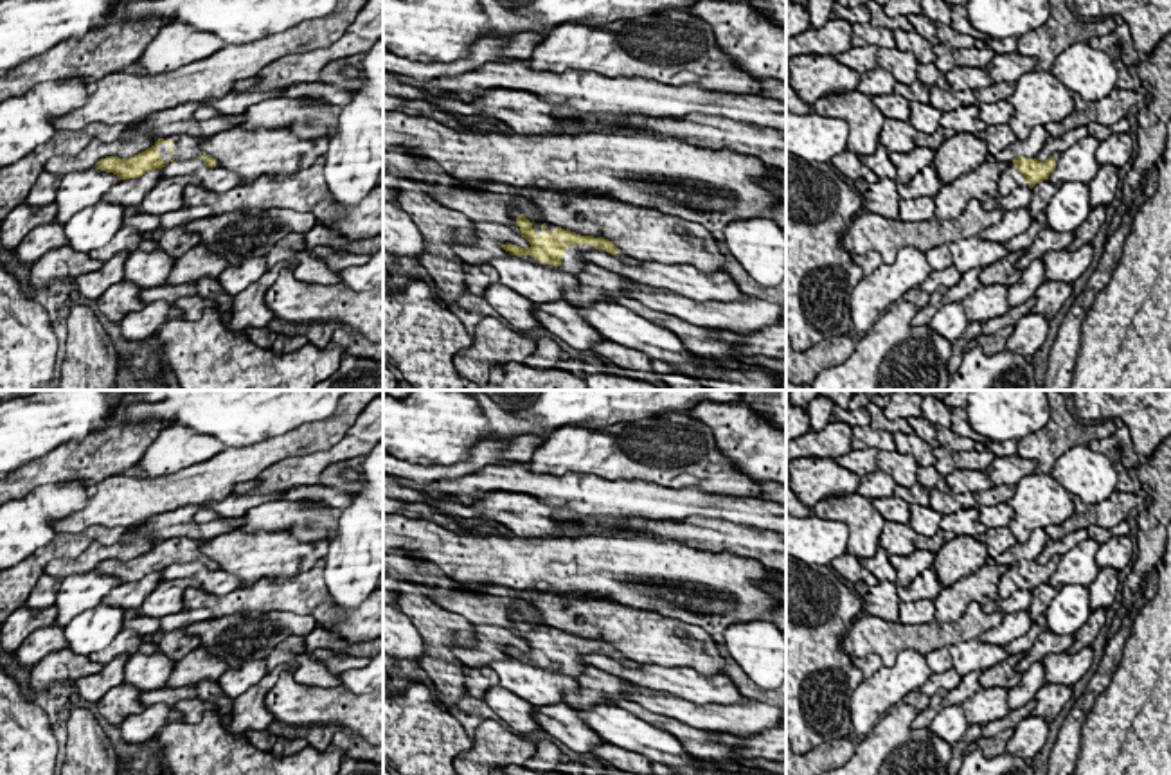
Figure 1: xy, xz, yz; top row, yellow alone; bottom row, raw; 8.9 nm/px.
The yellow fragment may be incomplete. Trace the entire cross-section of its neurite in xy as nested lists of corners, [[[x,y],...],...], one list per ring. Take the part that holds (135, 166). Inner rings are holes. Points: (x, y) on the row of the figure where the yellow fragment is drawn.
[[[173,135],[158,138],[149,149],[130,158],[101,158],[94,167],[113,173],[121,180],[140,178],[142,174],[162,169],[174,160],[200,158],[207,167],[218,167],[219,162],[200,149],[203,140],[203,137]]]

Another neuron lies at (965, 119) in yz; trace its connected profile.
[[[979,104],[944,111],[939,119],[939,126],[953,129],[955,133],[982,135],[986,131],[986,124],[979,117]]]

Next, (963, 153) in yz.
[[[955,133],[935,149],[934,167],[943,185],[973,173],[986,162],[988,142],[973,133]]]

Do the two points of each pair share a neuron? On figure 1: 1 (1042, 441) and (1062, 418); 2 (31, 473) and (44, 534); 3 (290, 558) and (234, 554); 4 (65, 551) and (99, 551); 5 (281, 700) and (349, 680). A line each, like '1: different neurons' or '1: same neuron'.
1: same neuron
2: different neurons
3: same neuron
4: different neurons
5: different neurons

